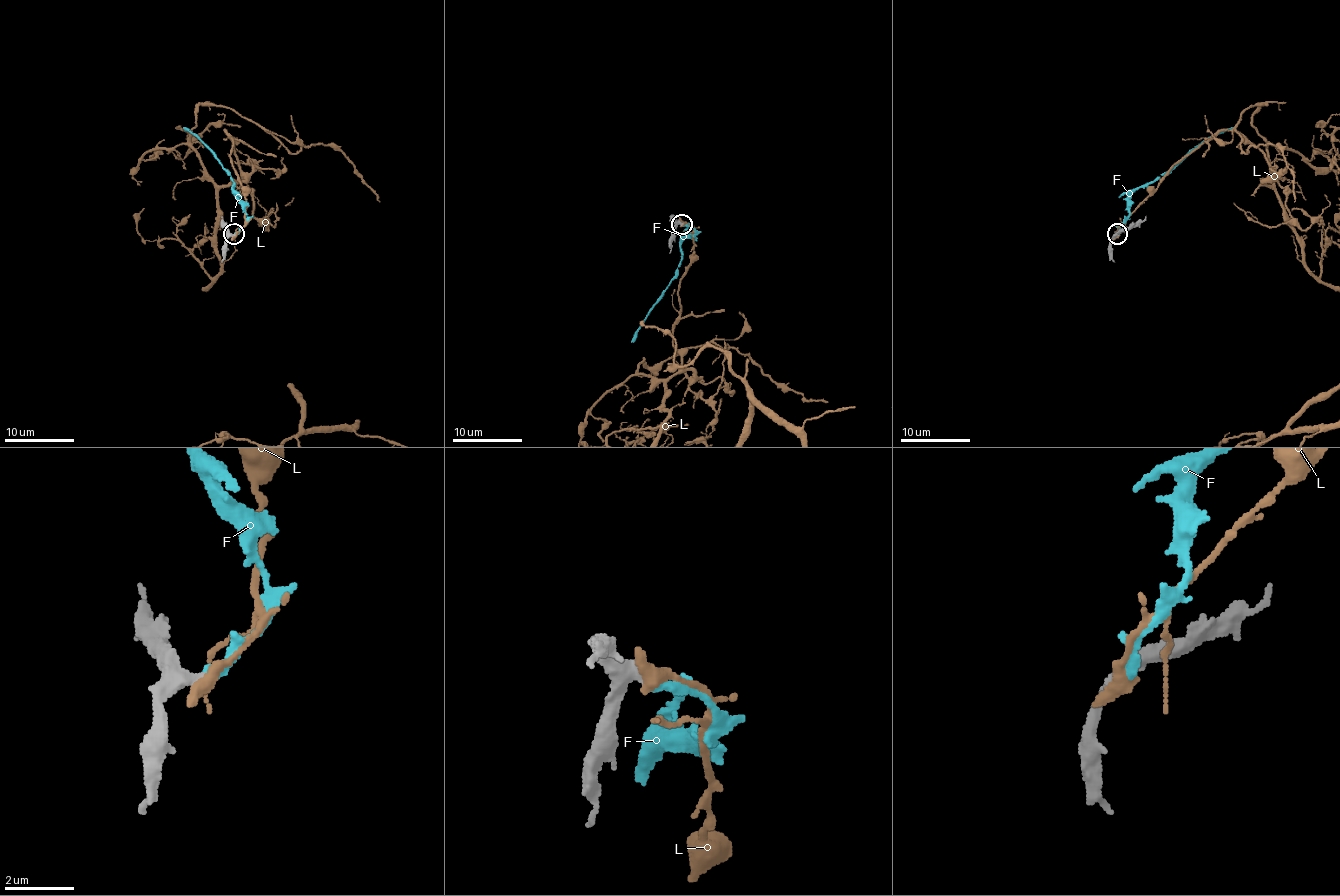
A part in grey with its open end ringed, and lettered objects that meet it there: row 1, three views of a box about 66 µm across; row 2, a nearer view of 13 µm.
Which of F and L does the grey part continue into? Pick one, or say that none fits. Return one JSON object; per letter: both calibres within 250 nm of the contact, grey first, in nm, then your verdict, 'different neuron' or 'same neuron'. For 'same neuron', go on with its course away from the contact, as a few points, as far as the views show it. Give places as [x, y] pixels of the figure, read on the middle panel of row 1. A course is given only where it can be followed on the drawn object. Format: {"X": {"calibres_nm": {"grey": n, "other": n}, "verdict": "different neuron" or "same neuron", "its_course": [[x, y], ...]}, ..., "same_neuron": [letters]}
{"F": {"calibres_nm": {"grey": 320, "other": 320}, "verdict": "same neuron", "its_course": [[682, 223], [694, 230], [694, 235], [687, 235], [680, 244], [682, 261], [677, 275], [632, 343]]}, "L": {"calibres_nm": {"grey": 380, "other": 550}, "verdict": "different neuron"}, "same_neuron": ["F"]}

